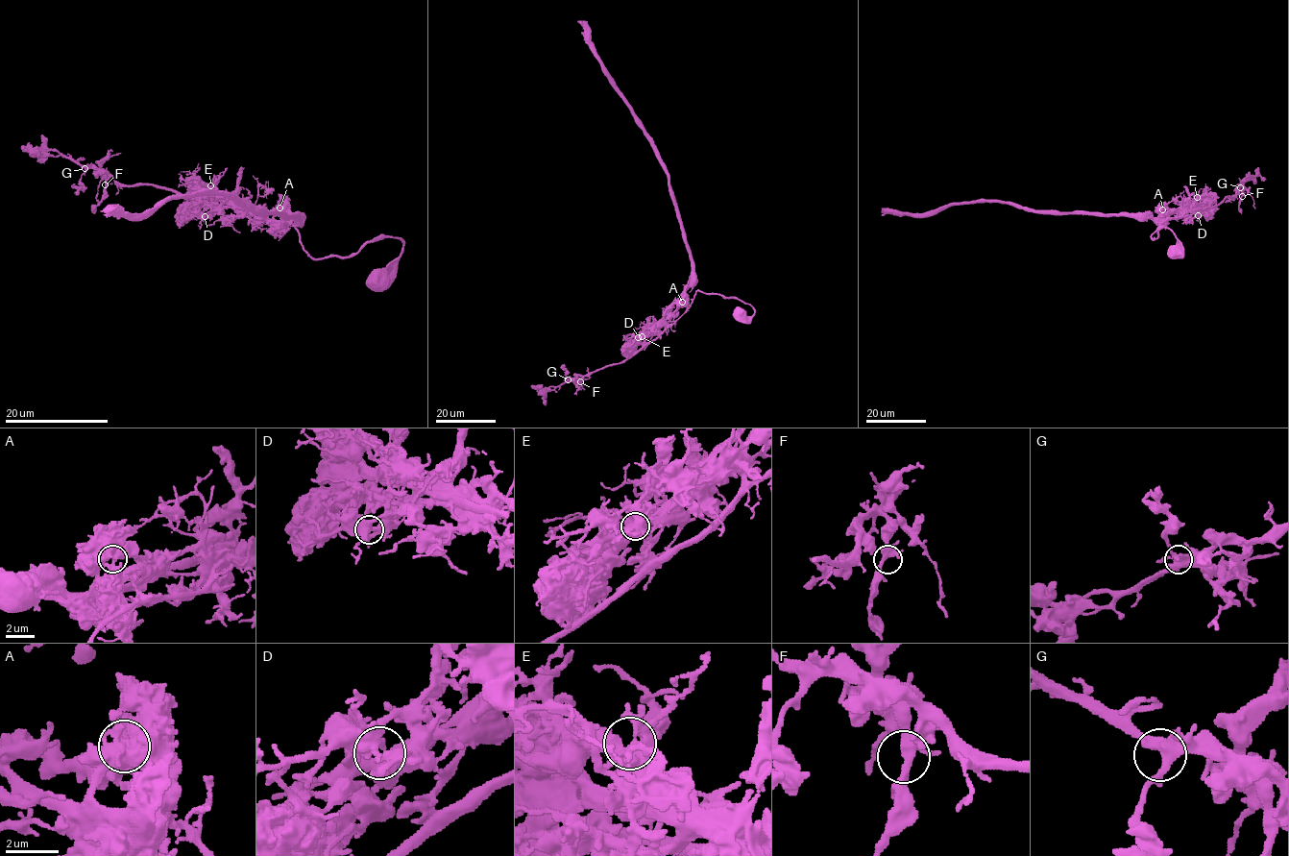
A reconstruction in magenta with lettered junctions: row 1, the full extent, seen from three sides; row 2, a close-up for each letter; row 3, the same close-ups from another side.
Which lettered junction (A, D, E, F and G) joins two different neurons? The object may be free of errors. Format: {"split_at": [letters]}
{"split_at": ["A"]}

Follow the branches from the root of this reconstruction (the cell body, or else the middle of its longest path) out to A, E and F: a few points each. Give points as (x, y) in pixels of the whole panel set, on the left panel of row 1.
A: (378, 280), (400, 256), (401, 239), (381, 237), (349, 256), (314, 259), (296, 230), (284, 226), (279, 207)
E: (378, 280), (401, 239), (314, 259), (291, 224), (234, 208), (210, 185)
F: (378, 280), (401, 239), (314, 259), (291, 224), (262, 209), (105, 184)

